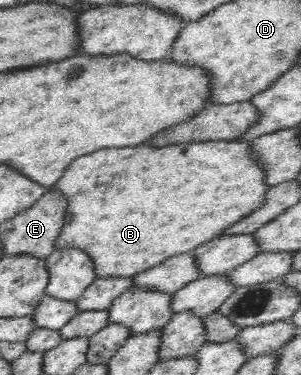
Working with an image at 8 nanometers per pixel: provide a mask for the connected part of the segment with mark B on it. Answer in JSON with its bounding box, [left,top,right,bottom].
[51,139,270,277]

